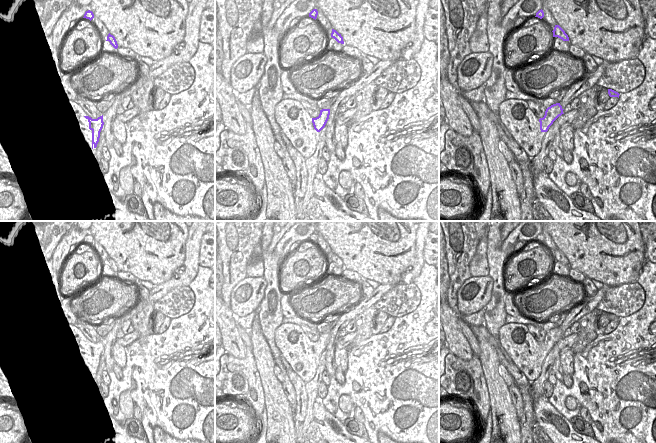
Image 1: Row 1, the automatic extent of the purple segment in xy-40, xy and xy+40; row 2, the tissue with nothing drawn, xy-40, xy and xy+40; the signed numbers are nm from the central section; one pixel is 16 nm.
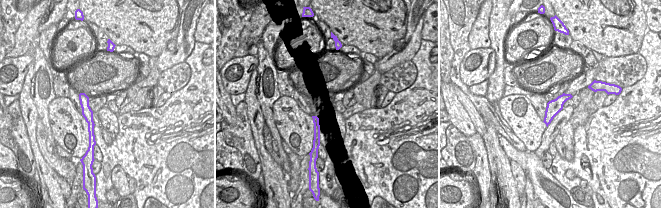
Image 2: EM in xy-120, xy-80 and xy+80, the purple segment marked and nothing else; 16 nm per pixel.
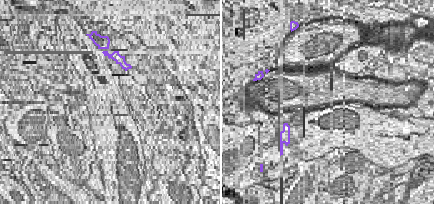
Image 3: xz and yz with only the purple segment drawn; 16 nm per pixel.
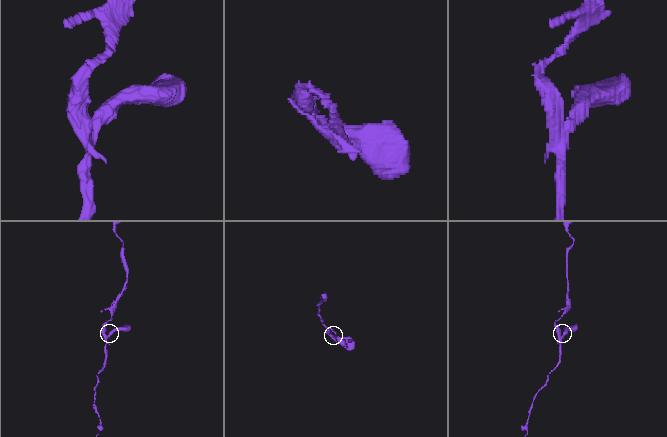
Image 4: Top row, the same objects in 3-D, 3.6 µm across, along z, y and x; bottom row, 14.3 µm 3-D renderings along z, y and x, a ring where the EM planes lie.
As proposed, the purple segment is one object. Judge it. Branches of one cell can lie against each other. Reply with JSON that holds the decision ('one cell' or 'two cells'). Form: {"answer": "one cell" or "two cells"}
{"answer": "two cells"}

